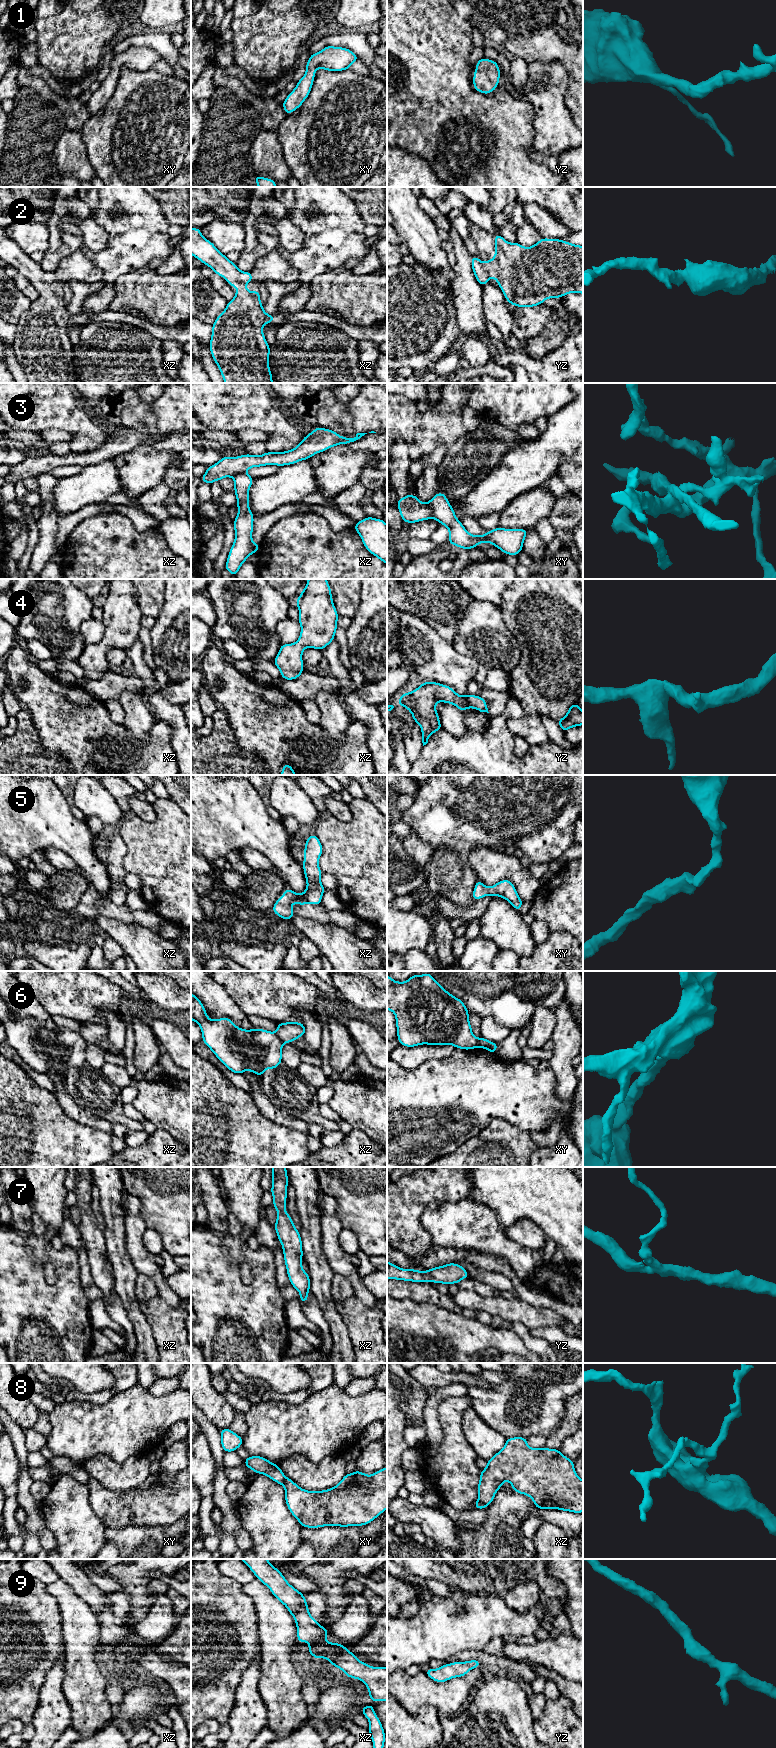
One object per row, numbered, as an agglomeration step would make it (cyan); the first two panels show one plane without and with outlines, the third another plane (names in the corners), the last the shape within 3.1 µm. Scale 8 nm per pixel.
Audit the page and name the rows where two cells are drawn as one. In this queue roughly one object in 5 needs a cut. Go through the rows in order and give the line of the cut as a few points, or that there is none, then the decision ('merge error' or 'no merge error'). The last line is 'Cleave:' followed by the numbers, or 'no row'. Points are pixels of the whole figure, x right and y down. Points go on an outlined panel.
1: no cut | no merge error
2: no cut | no merge error
3: xy (428, 502), (432, 510), (432, 517) | merge error
4: no cut | no merge error
5: no cut | no merge error
6: xz (274, 1033), (283, 1043) | merge error
7: no cut | no merge error
8: xz (478, 1500), (486, 1506) | merge error
9: no cut | no merge error
Cleave: 3, 6, 8

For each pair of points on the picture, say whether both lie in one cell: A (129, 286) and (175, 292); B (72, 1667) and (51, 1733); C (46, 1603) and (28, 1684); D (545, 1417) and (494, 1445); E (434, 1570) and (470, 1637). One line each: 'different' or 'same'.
A: same
B: different
C: same
D: different
E: different

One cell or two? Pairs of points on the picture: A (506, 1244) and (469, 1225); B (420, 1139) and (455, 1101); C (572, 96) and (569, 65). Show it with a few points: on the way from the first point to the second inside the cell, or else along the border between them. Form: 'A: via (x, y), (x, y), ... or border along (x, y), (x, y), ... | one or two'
A: via (497, 1243), (478, 1229) | one
B: via (424, 1128), (444, 1107) | one
C: via (572, 88), (571, 73) | one

